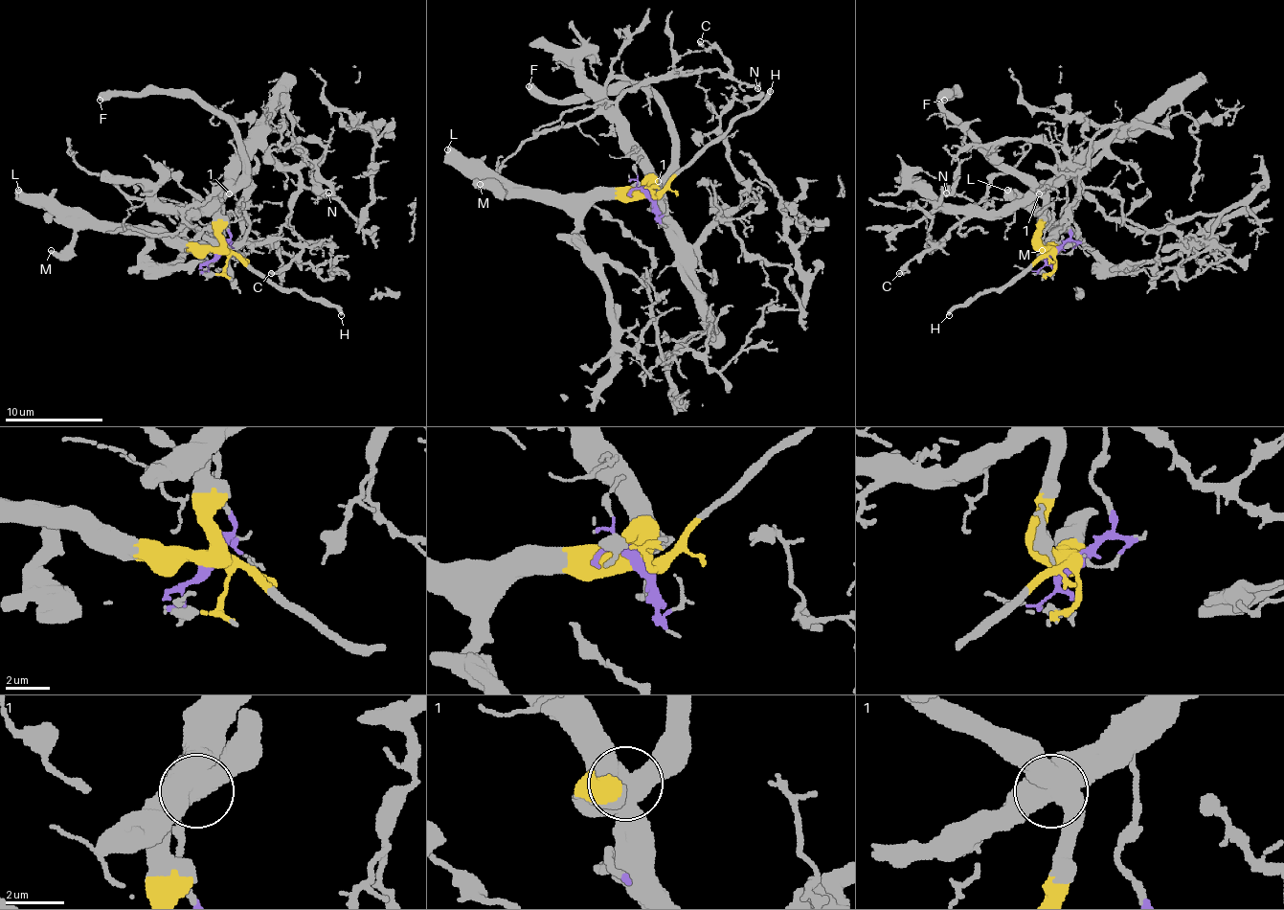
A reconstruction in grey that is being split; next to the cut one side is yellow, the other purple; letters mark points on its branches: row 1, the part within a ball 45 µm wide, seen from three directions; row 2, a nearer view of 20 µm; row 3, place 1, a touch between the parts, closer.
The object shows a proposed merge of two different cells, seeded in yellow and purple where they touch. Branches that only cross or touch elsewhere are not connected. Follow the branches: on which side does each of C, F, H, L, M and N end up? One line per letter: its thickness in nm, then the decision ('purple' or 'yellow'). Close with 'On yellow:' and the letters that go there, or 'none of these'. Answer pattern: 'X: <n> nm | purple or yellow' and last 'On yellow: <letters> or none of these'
C: 220 nm | purple
F: 500 nm | yellow
H: 320 nm | yellow
L: 550 nm | yellow
M: 500 nm | yellow
N: 190 nm | purple
On yellow: F, H, L, M

